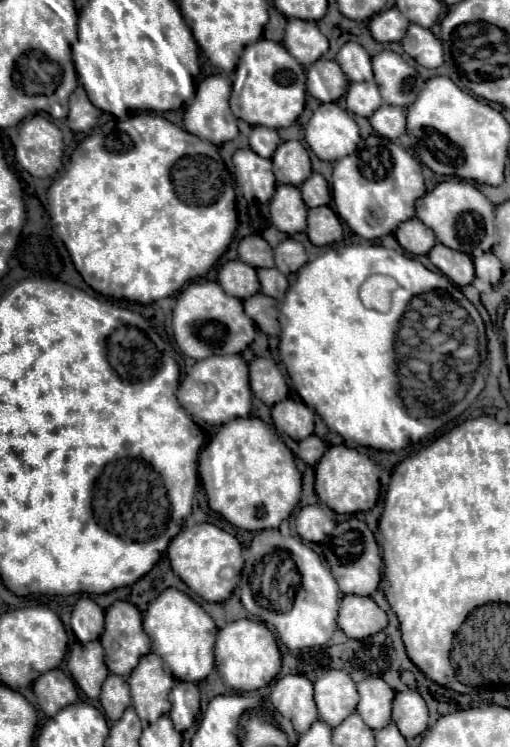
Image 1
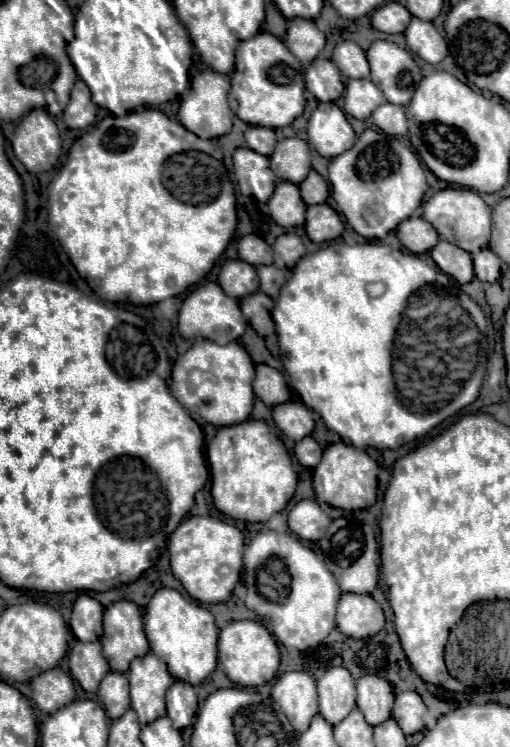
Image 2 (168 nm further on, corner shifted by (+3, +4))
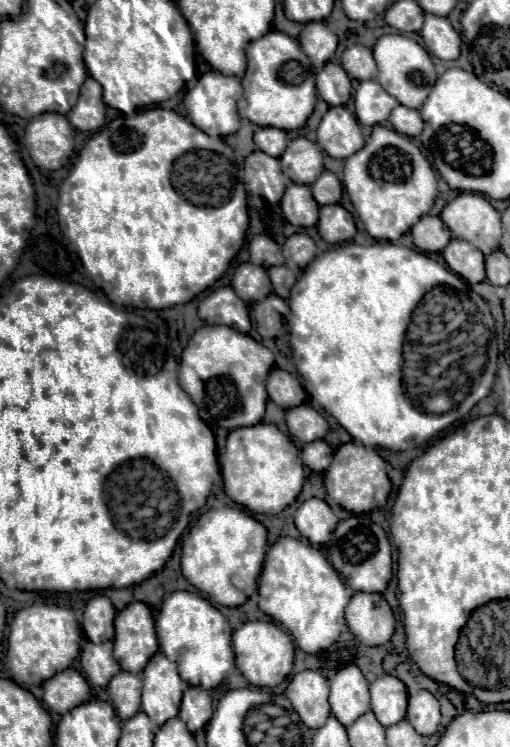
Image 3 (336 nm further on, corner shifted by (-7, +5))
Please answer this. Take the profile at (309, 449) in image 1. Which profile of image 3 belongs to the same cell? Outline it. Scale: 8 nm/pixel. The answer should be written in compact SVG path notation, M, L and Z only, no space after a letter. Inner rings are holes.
M318 439L318 441L312 441L308 445L304 445L302 449L302 461L312 469L312 471L326 471L328 463L332 461L332 455L334 451L328 447L326 441Z

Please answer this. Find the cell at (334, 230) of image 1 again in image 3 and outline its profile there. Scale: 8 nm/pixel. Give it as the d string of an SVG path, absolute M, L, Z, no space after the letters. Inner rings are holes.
M328 205L320 207L318 233L326 243L342 243L354 237L356 225L352 215L342 205Z

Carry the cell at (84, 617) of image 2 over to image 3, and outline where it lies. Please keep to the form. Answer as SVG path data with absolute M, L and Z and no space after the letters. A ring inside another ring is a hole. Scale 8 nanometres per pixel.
M96 595L86 603L82 629L92 643L102 643L114 637L112 619L116 615L114 605L106 595Z

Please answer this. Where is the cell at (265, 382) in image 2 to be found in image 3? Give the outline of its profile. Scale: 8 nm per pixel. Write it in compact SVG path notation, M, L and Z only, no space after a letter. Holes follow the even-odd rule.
M272 369L266 381L266 391L268 391L270 401L274 401L276 405L284 409L298 407L306 399L306 391L302 389L300 381L284 369Z

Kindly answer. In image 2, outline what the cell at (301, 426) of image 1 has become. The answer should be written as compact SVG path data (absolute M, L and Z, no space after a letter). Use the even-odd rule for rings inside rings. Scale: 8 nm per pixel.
M284 402L274 406L274 422L278 430L294 442L310 436L314 430L312 410L302 402Z

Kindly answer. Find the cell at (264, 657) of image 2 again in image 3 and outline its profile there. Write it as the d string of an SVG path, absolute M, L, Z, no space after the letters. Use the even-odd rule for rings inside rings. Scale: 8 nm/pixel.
M248 621L232 633L232 647L236 655L236 667L256 687L280 685L292 671L294 643L286 631L270 621Z

